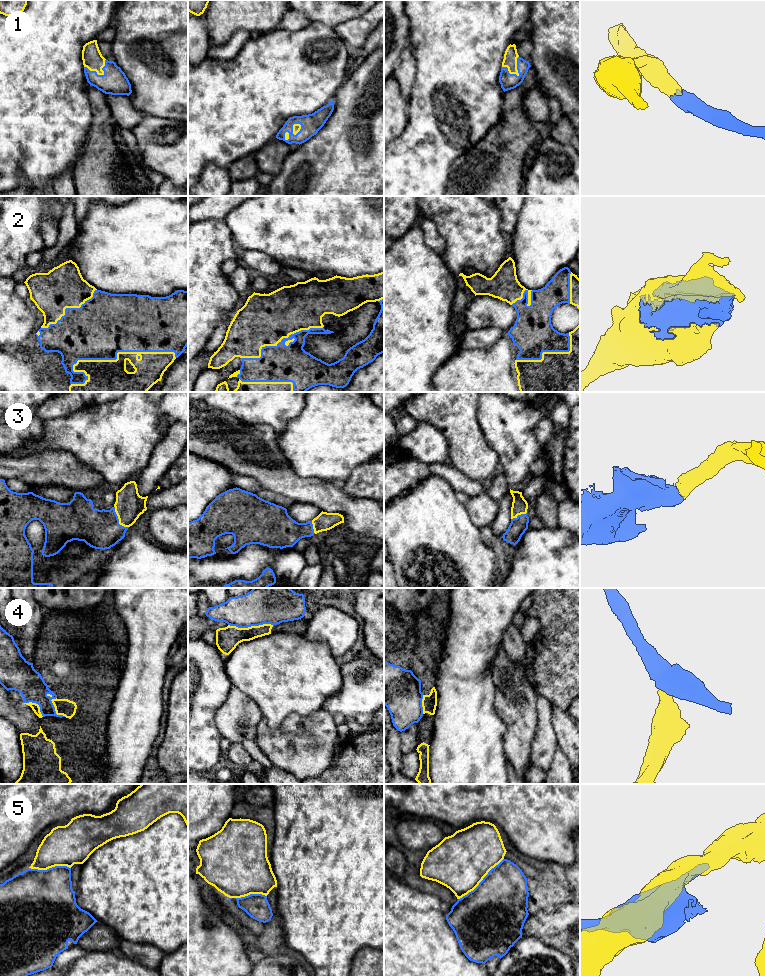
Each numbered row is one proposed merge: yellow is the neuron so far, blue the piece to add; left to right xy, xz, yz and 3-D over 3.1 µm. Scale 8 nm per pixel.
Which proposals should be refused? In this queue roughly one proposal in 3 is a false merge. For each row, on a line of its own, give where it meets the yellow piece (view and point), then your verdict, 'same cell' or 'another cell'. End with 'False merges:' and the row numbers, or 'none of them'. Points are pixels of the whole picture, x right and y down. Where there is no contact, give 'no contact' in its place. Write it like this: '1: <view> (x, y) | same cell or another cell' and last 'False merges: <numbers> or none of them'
1: yz (516, 66) | same cell
2: xy (108, 360) | same cell
3: xy (118, 518) | same cell
4: xz (251, 626) | another cell
5: yz (481, 880) | another cell
False merges: 4, 5

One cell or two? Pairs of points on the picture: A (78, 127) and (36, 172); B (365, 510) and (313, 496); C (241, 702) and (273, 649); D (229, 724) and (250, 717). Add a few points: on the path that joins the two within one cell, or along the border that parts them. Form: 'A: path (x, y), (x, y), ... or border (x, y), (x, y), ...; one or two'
A: path (67, 138), (44, 161); one
B: path (352, 509), (326, 496); one
C: border (232, 685), (247, 695), (261, 712); two
D: path (234, 720), (239, 717), (245, 717); one

